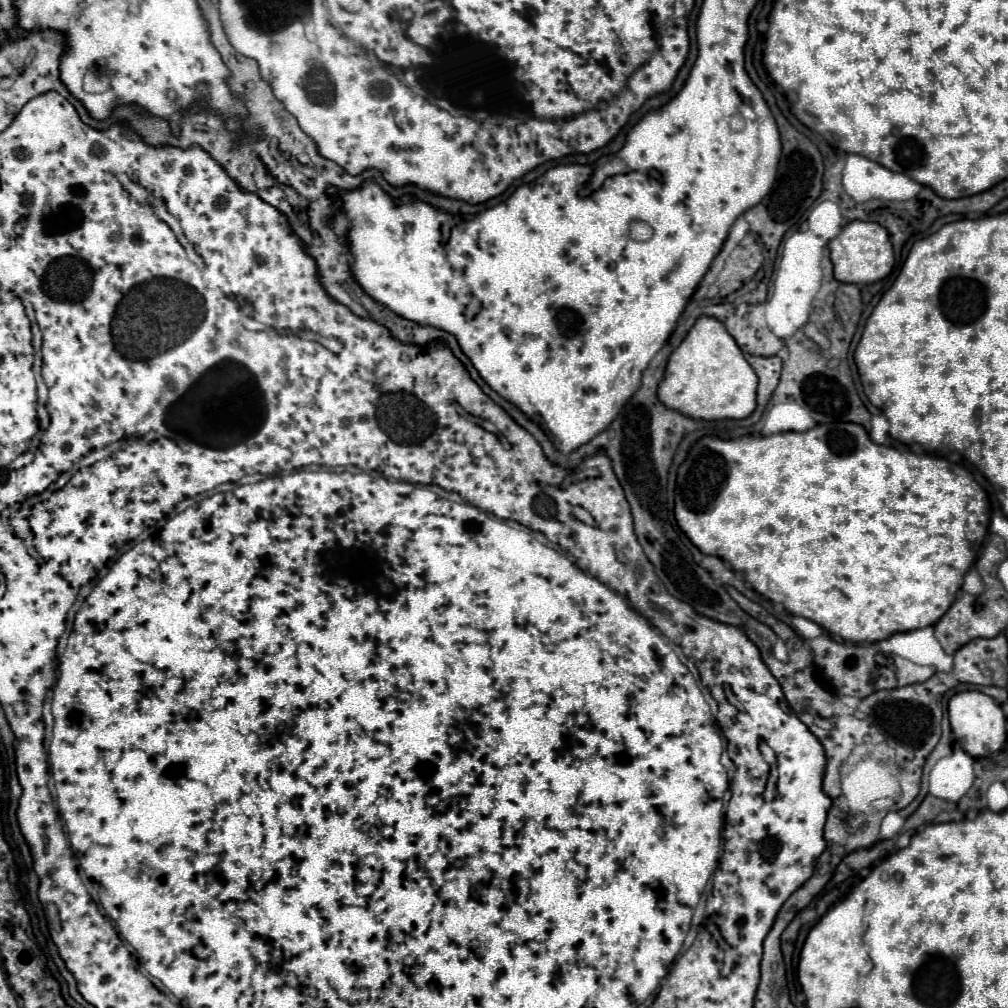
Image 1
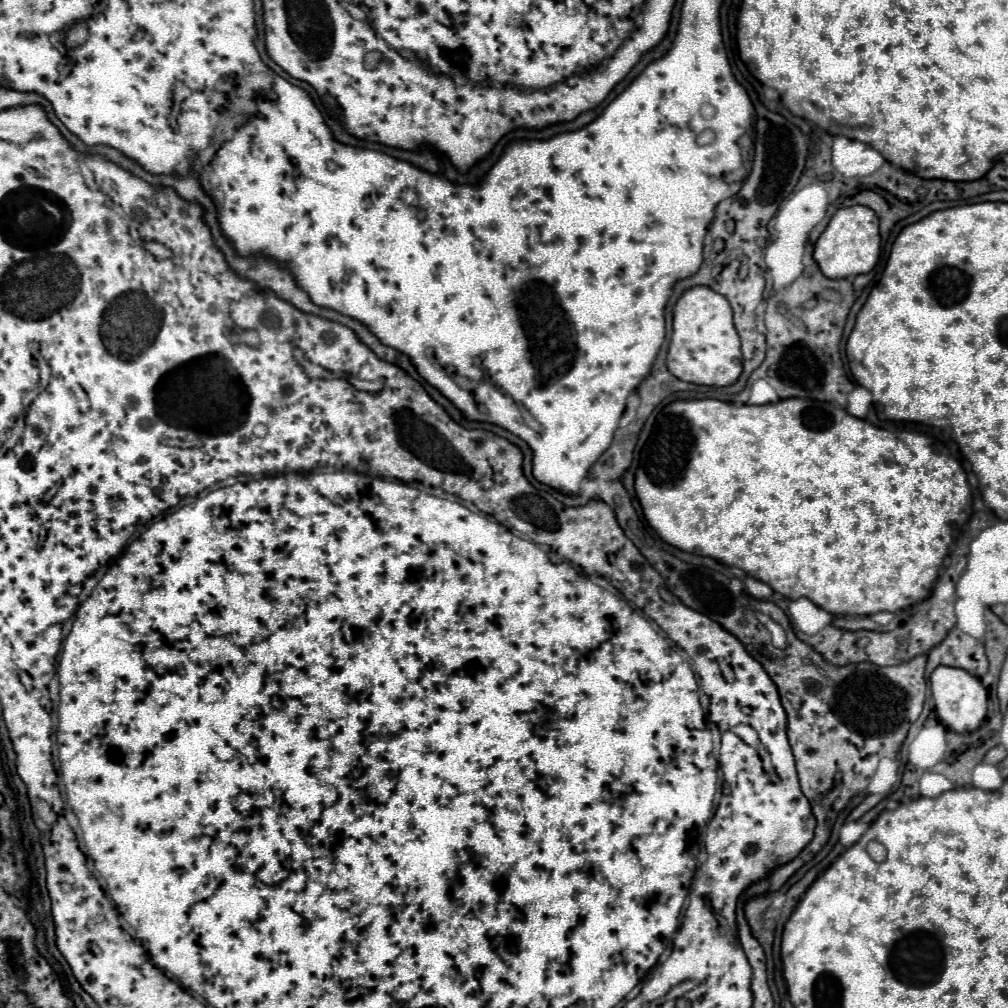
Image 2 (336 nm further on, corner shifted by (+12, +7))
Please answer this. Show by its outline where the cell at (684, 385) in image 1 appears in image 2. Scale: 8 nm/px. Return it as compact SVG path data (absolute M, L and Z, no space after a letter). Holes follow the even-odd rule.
M708 286L686 290L674 304L674 332L666 358L668 370L686 382L702 386L734 384L742 372L740 338L732 322L730 302Z

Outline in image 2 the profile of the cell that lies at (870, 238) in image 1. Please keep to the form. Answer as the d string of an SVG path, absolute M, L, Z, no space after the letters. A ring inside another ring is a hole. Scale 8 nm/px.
M868 206L840 208L814 244L814 260L828 278L850 278L870 272L880 256L878 216Z

